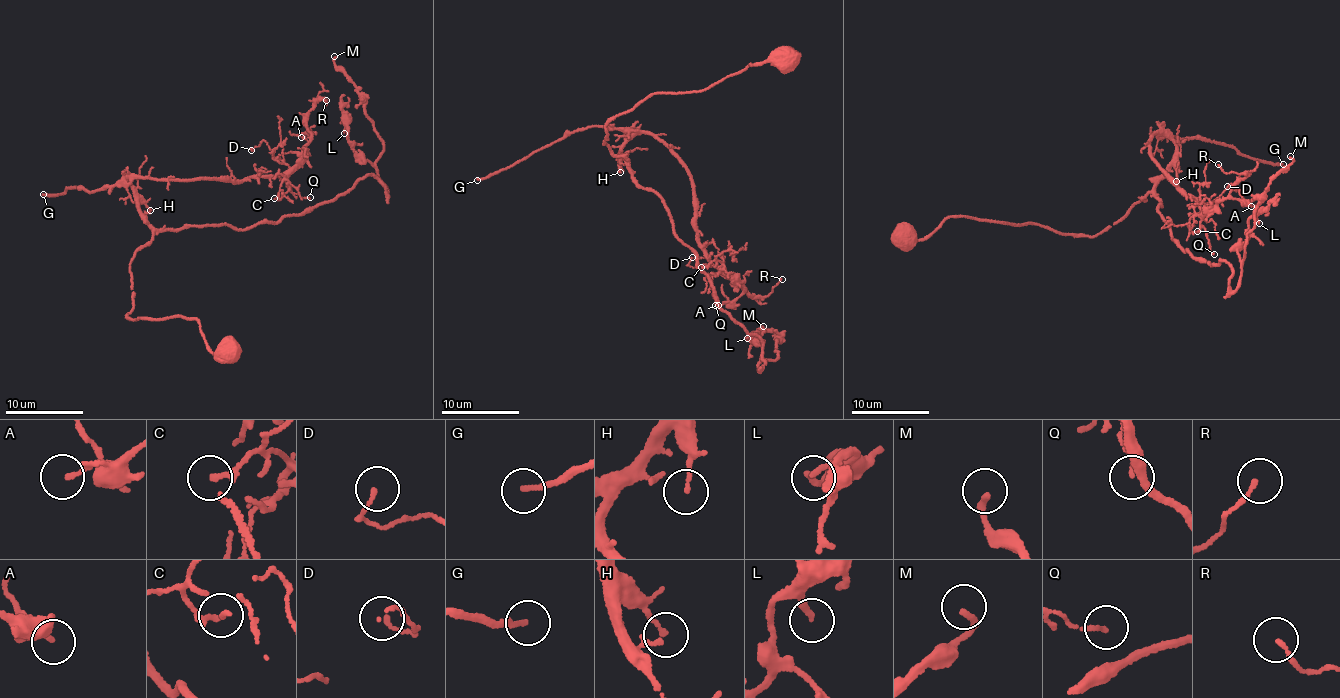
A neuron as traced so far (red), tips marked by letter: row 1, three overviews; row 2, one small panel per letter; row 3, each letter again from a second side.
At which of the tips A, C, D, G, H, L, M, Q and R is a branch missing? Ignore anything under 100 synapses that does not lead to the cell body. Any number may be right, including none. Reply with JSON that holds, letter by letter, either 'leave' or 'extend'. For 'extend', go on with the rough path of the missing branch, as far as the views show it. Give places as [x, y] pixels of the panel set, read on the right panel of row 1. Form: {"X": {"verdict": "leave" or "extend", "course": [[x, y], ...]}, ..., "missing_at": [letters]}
{"A": {"verdict": "leave"}, "C": {"verdict": "leave"}, "D": {"verdict": "leave"}, "G": {"verdict": "leave"}, "H": {"verdict": "leave"}, "L": {"verdict": "leave"}, "M": {"verdict": "leave"}, "Q": {"verdict": "leave"}, "R": {"verdict": "leave"}, "missing_at": []}

